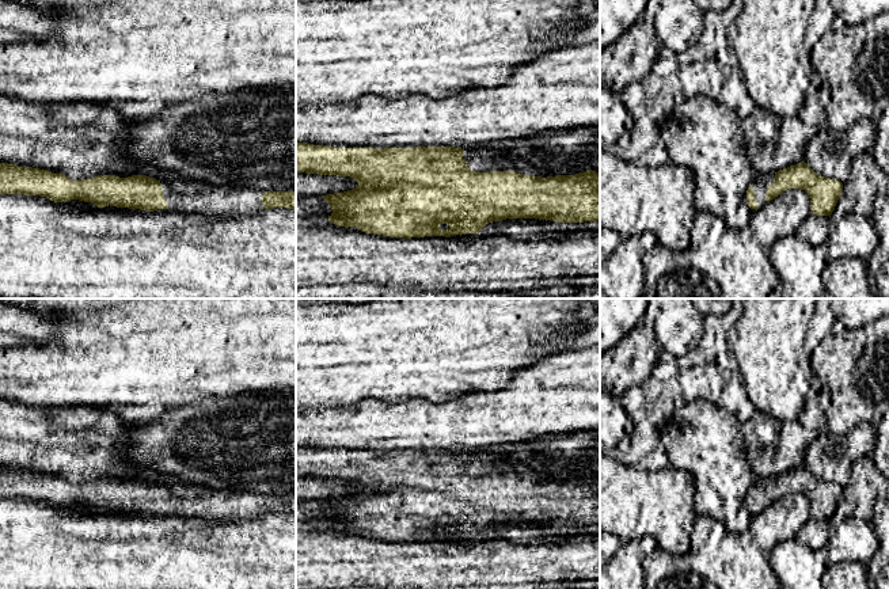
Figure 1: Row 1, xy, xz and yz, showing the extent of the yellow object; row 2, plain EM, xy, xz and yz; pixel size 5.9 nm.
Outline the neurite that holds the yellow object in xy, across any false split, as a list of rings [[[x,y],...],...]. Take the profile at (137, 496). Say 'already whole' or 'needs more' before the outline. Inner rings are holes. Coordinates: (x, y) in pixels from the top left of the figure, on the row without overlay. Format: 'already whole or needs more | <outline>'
needs more | [[[0,467],[0,498],[42,499],[54,506],[80,504],[98,512],[239,520],[262,513],[296,514],[296,495],[214,490],[178,479],[98,479],[73,484],[48,474]]]

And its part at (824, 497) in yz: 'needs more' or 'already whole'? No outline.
needs more

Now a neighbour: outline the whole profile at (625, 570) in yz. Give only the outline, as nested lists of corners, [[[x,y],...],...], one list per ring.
[[[651,536],[622,543],[600,569],[600,589],[645,589],[643,560],[657,548]]]

